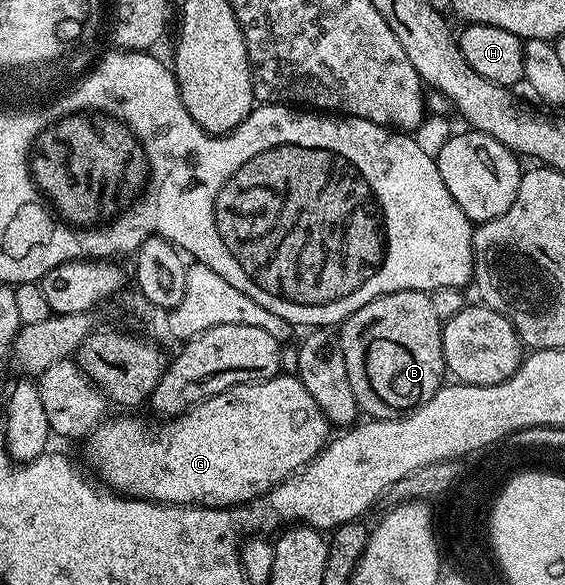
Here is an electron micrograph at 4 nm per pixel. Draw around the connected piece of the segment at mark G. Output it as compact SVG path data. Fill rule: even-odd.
M279 373L275 377L264 379L258 383L240 383L235 385L223 393L205 399L202 403L196 403L184 415L162 422L165 424L158 429L157 435L143 420L136 419L133 415L136 414L121 413L118 419L106 418L93 428L87 439L87 442L89 442L89 463L91 466L97 467L98 473L101 474L102 480L100 479L100 482L106 488L112 489L122 496L131 499L147 499L150 503L168 503L179 507L223 507L228 509L238 505L248 505L264 497L273 487L278 487L284 479L289 478L291 475L296 475L302 467L313 462L313 458L324 450L325 444L331 438L331 432L329 432L331 431L330 422L325 418L319 405L316 404L315 398L304 388L296 374Z

